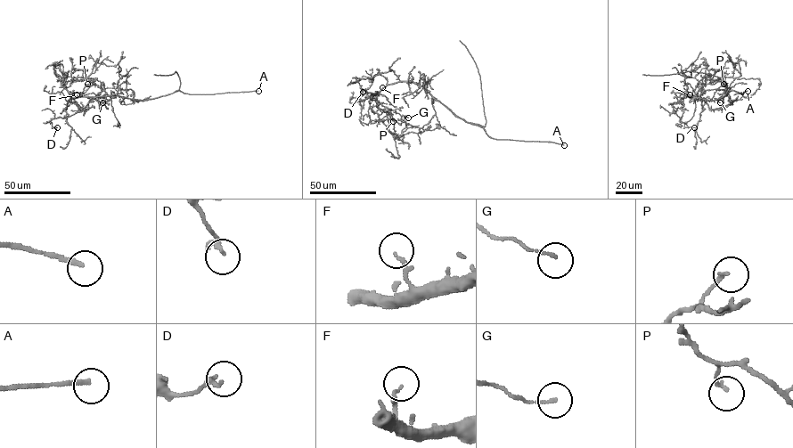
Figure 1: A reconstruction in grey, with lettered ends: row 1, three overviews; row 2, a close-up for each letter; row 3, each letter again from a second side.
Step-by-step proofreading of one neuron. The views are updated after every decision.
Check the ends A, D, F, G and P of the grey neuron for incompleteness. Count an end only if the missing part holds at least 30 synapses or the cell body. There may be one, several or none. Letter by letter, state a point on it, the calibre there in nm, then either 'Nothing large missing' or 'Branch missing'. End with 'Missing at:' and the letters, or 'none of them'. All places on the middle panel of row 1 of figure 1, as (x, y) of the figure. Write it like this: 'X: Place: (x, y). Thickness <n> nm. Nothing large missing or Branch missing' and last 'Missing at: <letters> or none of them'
A: Place: (564, 145). Thickness 190 nm. Branch missing
D: Place: (363, 92). Thickness 190 nm. Nothing large missing
F: Place: (382, 87). Thickness 120 nm. Branch missing
G: Place: (408, 118). Thickness 100 nm. Nothing large missing
P: Place: (393, 121). Thickness 140 nm. Nothing large missing
Missing at: A, F

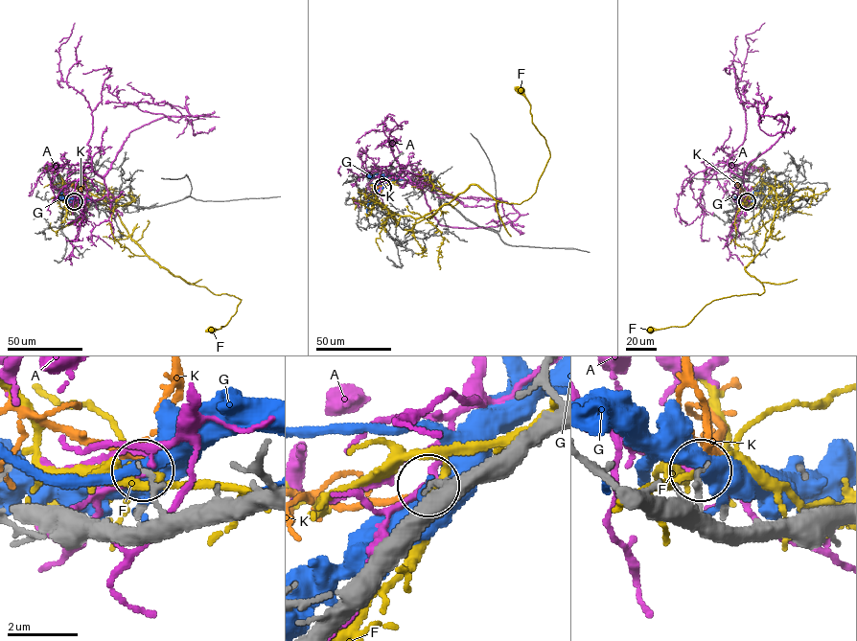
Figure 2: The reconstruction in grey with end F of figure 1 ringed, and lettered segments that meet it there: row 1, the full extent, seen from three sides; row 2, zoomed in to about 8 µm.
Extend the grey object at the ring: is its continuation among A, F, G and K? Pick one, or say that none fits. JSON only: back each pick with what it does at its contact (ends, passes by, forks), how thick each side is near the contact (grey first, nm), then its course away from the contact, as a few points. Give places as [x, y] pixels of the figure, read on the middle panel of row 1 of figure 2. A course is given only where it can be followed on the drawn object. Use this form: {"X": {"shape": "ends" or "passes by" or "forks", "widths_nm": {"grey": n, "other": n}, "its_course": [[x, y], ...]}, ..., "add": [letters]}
{"K": {"shape": "forks", "widths_nm": {"grey": 180, "other": 180}, "its_course": [[382, 186], [394, 173]]}, "add": ["K"]}

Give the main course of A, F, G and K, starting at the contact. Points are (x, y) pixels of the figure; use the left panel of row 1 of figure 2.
A: (74, 201), (106, 195), (104, 175), (132, 131), (163, 117), (210, 116), (173, 122), (121, 103), (106, 83)
F: (74, 202), (63, 181), (106, 201), (162, 267), (241, 299), (224, 326), (211, 330)
G: (74, 201), (68, 202), (60, 190), (57, 196)
K: (74, 201), (76, 193), (85, 180)

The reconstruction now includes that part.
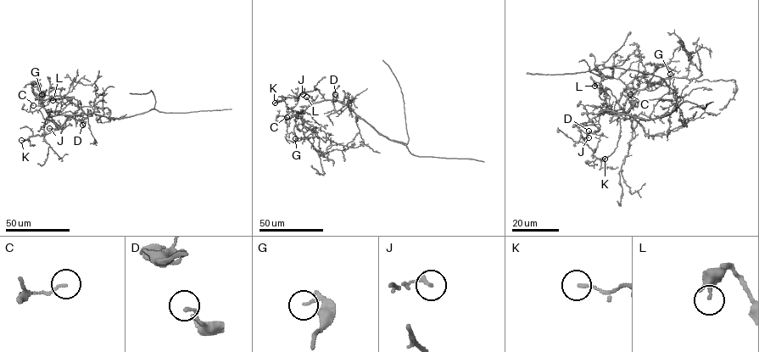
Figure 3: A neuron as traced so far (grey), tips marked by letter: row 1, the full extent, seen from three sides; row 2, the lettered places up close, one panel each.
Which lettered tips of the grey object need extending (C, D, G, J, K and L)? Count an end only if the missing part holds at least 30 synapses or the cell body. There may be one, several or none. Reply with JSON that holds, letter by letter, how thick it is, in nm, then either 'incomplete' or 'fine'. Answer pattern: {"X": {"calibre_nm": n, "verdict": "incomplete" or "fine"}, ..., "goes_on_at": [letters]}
{"C": {"calibre_nm": 110, "verdict": "fine"}, "D": {"calibre_nm": 140, "verdict": "fine"}, "G": {"calibre_nm": 140, "verdict": "fine"}, "J": {"calibre_nm": 160, "verdict": "fine"}, "K": {"calibre_nm": 130, "verdict": "fine"}, "L": {"calibre_nm": 240, "verdict": "fine"}, "goes_on_at": []}

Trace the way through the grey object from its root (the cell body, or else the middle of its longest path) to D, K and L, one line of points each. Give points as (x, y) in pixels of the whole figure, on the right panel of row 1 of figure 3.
D: (616, 113), (603, 110), (599, 116), (599, 129), (594, 132), (588, 131)
K: (616, 113), (603, 110), (579, 127), (581, 136), (594, 151), (595, 149), (593, 154), (605, 159)
L: (616, 113), (608, 109), (599, 113), (610, 113), (609, 96), (601, 90), (597, 82), (594, 86)

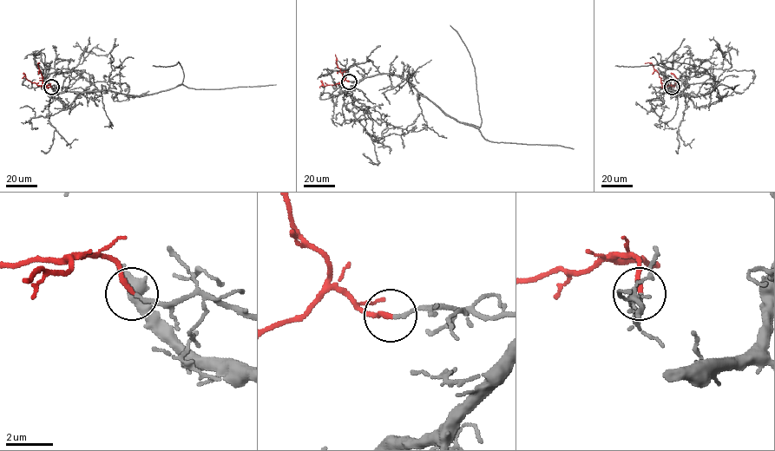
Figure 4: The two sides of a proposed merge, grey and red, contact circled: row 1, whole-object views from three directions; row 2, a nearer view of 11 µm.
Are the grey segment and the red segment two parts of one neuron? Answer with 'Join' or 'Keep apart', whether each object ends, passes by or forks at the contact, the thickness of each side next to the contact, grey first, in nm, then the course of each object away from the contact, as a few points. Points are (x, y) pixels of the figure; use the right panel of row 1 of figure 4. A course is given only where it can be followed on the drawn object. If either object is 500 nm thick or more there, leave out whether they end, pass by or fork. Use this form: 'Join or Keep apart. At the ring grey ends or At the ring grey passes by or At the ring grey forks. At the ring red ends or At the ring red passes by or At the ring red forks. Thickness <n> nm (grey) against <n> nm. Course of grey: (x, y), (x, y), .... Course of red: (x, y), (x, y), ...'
Join. At the ring grey ends. At the ring red ends. Thickness 140 nm (grey) against 200 nm. Course of grey: (672, 87), (664, 92), (700, 96), (717, 82), (703, 68), (687, 63), (615, 66). Course of red: (672, 87), (671, 85), (662, 86), (653, 65), (644, 63)

